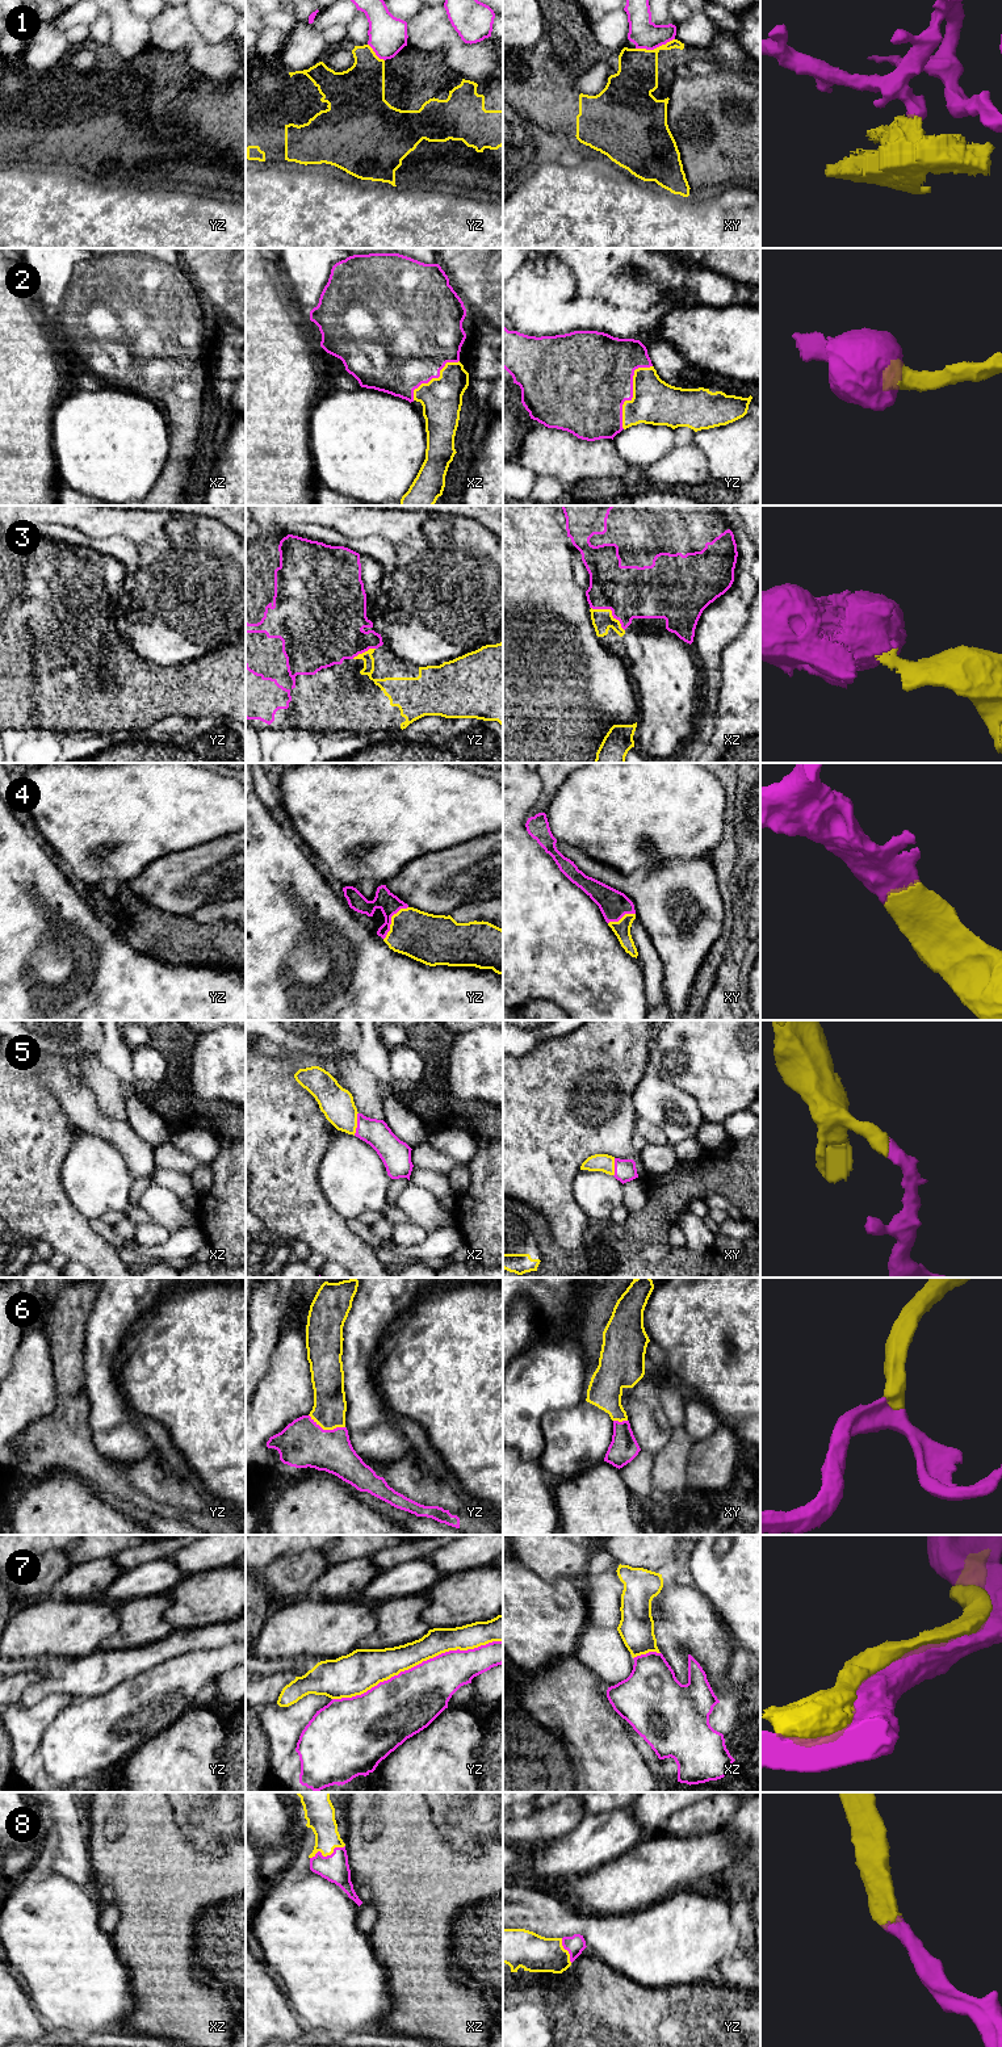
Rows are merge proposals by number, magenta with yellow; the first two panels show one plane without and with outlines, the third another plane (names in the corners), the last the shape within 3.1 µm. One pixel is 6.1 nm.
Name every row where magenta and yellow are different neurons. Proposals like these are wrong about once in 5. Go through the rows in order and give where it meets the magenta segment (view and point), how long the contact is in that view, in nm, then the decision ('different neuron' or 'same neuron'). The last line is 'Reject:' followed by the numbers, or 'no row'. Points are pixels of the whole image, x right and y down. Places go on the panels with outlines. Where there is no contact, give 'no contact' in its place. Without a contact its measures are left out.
1: meets magenta in xy at (654, 47); contact 240 nm long; different neuron
2: meets magenta in yz at (632, 393); contact 440 nm long; same neuron
3: meets magenta in xz at (611, 609); contact 260 nm long; same neuron
4: meets magenta in yz at (390, 921); contact 260 nm long; same neuron
5: meets magenta in xz at (357, 1124); contact 150 nm long; same neuron
6: meets magenta in yz at (327, 1430); contact 240 nm long; same neuron
7: meets magenta in yz at (416, 1665); contact 1100 nm long; different neuron
8: meets magenta in xz at (327, 1855); contact 240 nm long; same neuron
Reject: 1, 7

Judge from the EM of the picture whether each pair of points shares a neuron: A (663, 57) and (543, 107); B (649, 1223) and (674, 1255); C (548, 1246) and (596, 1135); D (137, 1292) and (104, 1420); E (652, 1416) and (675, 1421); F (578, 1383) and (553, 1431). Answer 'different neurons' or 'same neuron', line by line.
A: same neuron
B: same neuron
C: different neurons
D: same neuron
E: different neurons
F: different neurons

